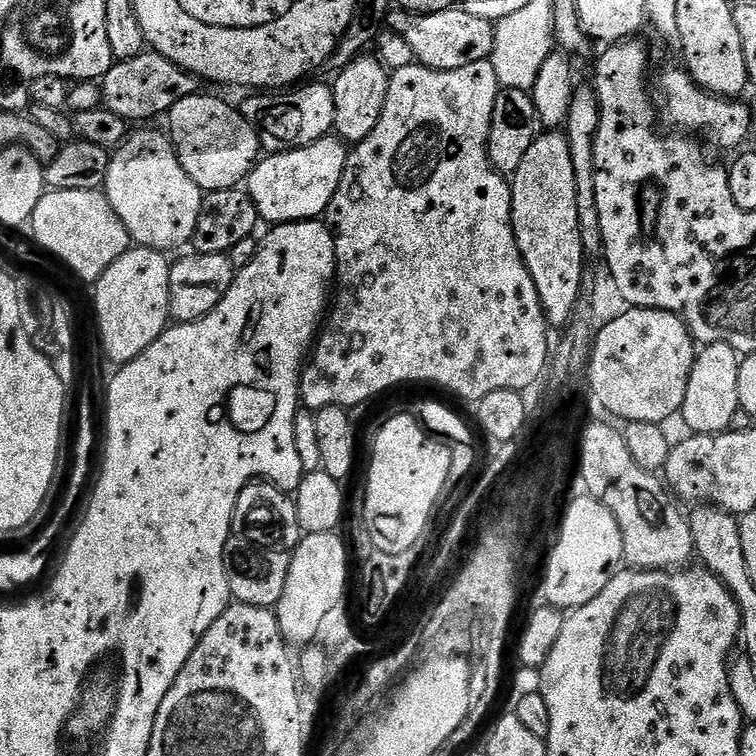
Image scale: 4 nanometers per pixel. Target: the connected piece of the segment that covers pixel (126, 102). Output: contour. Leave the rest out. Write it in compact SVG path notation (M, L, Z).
M145 50L134 58L113 63L111 70L104 75L102 87L104 87L103 107L118 114L123 120L135 122L135 120L152 120L155 116L163 117L174 106L174 102L197 95L201 91L202 84L197 77L170 62L170 58Z

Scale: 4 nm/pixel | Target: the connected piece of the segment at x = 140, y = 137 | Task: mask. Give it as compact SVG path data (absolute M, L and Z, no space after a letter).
M133 131L128 139L111 153L110 170L106 174L106 182L102 189L107 196L110 206L114 206L114 214L122 218L129 237L139 247L169 250L187 245L192 239L194 230L200 221L200 211L204 205L205 193L182 170L182 162L178 162L176 150L171 139L160 132Z

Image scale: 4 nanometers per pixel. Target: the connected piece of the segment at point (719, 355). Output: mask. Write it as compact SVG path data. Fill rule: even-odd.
M705 344L697 351L696 361L690 370L690 382L686 382L686 398L678 413L689 433L715 436L717 432L731 429L734 414L740 411L738 370L741 359L741 353L725 344Z

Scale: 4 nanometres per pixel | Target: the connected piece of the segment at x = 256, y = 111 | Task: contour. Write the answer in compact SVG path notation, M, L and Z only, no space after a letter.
M301 83L287 90L276 90L271 94L252 94L245 104L239 105L240 113L254 126L265 153L289 152L302 146L310 146L335 129L334 94L325 84Z

